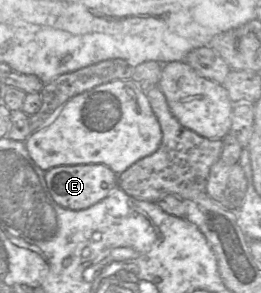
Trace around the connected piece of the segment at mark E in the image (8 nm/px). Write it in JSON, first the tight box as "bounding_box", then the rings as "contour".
{"bounding_box":[45,163,118,210],"contour":[[[100,163],[55,166],[45,171],[47,188],[54,201],[72,210],[88,208],[118,187],[118,175]]]}

